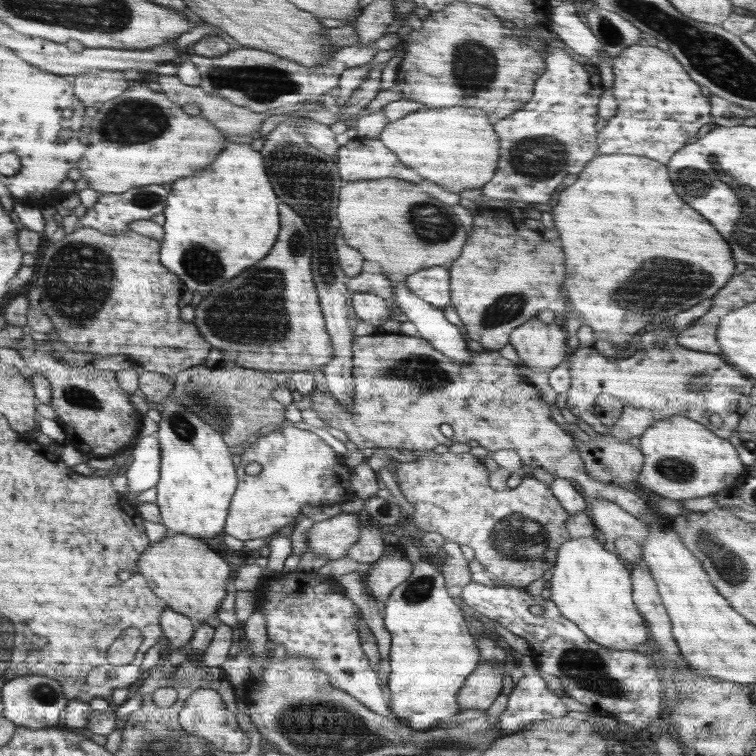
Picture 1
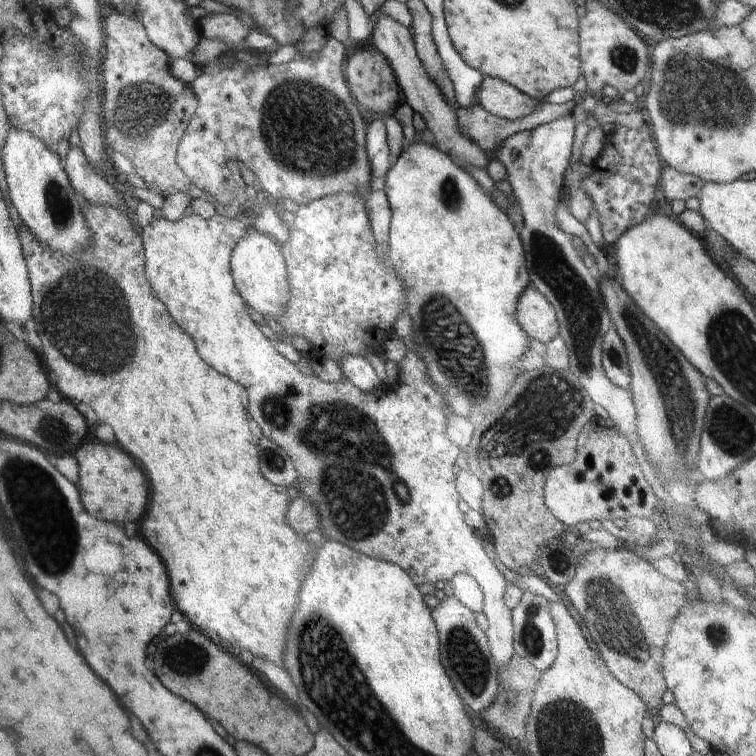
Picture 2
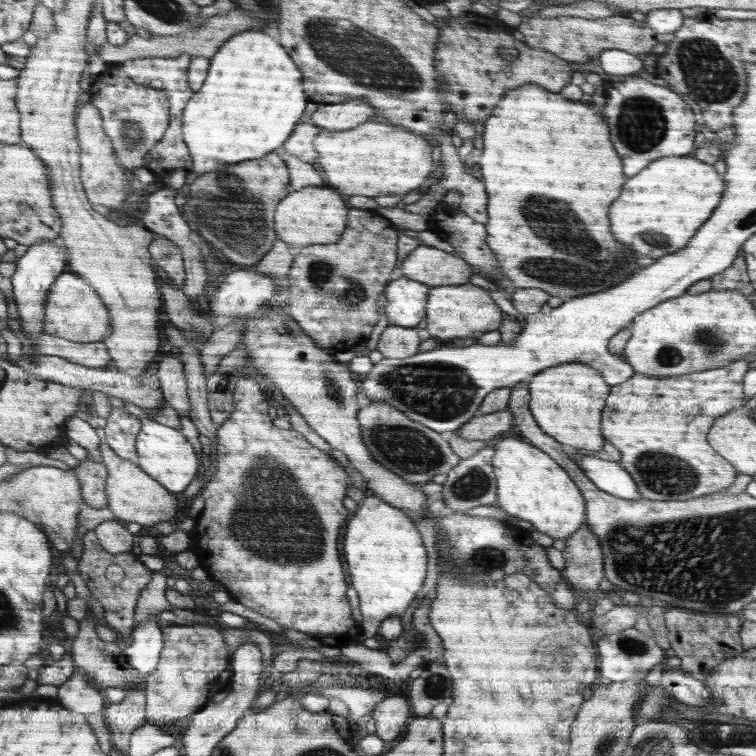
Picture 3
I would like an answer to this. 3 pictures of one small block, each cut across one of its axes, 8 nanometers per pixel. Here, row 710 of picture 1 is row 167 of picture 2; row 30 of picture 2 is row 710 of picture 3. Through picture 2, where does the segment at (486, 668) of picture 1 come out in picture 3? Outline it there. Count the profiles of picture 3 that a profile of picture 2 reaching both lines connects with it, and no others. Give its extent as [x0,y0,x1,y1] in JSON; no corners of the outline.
[370,697,413,743]

